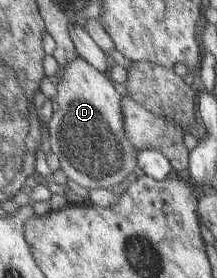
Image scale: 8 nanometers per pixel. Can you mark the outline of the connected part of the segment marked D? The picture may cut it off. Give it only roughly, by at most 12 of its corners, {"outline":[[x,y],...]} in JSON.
{"outline":[[76,56],[52,145],[70,182],[118,187],[139,165],[123,97]]}

